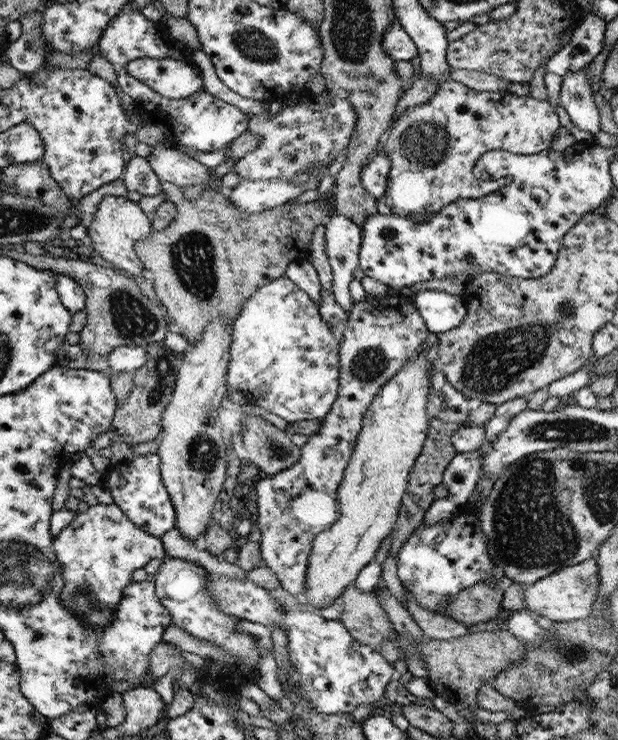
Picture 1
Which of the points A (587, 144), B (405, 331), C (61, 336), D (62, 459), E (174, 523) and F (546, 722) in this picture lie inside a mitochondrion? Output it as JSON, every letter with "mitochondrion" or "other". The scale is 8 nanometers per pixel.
{"A":"other","B":"other","C":"other","D":"other","E":"other","F":"other"}

